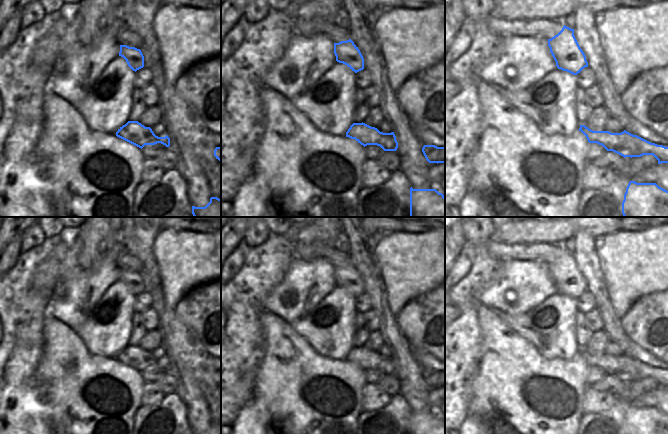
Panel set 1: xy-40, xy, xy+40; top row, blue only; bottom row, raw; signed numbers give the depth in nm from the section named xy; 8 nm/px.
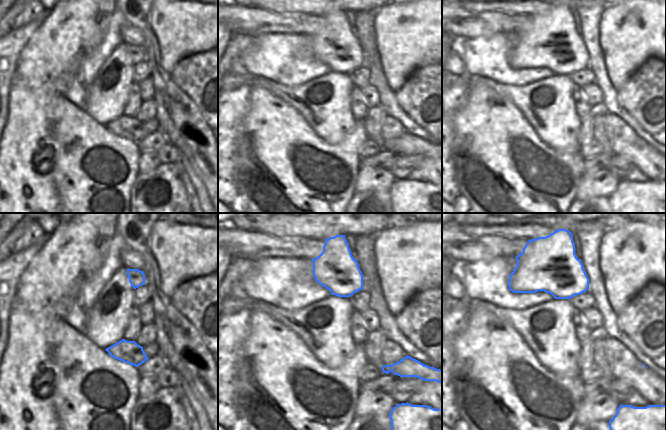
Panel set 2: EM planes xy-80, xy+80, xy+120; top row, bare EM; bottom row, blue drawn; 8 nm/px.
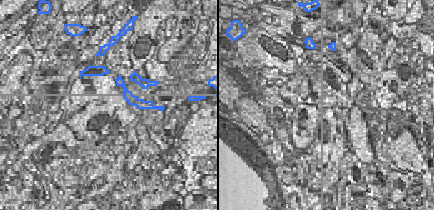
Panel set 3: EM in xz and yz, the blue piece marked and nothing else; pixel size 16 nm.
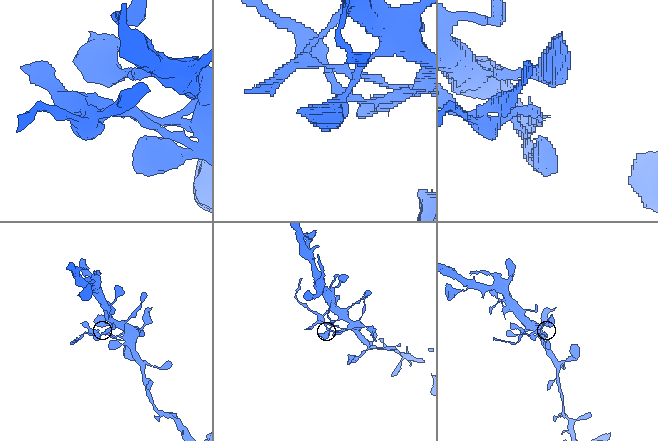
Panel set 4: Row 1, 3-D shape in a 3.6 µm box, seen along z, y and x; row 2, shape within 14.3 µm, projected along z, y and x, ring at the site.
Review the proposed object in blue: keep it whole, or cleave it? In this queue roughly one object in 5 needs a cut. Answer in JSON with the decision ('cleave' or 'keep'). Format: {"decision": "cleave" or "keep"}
{"decision": "cleave"}

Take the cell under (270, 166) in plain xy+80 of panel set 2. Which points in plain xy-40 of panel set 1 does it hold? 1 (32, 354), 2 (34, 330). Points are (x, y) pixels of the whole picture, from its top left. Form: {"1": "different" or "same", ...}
{"1": "different", "2": "different"}

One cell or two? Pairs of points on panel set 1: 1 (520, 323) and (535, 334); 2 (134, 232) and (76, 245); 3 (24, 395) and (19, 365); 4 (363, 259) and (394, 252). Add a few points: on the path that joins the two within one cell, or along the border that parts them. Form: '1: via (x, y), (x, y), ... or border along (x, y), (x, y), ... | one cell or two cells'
1: via (524, 325), (531, 330) | one cell
2: border along (121, 227), (119, 239), (106, 254) | two cells
3: via (20, 388), (19, 372) | one cell
4: border along (380, 236), (376, 244), (375, 259), (381, 279) | two cells

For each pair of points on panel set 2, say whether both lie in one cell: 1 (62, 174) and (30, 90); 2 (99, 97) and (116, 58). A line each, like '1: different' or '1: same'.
1: different
2: same

